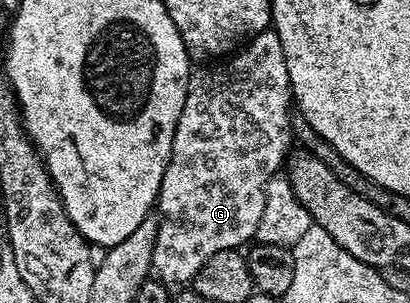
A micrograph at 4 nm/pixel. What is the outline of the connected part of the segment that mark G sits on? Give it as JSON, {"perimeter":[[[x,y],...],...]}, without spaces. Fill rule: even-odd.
{"perimeter":[[[272,30],[260,32],[247,46],[228,58],[190,71],[183,114],[179,114],[179,122],[175,126],[171,158],[155,205],[161,216],[157,220],[153,272],[162,284],[188,285],[211,254],[219,254],[219,250],[240,249],[241,244],[248,245],[256,237],[259,218],[263,218],[265,209],[267,182],[282,171],[291,152],[289,143],[295,140],[291,123],[293,103],[287,58],[283,58],[279,34]]]}

